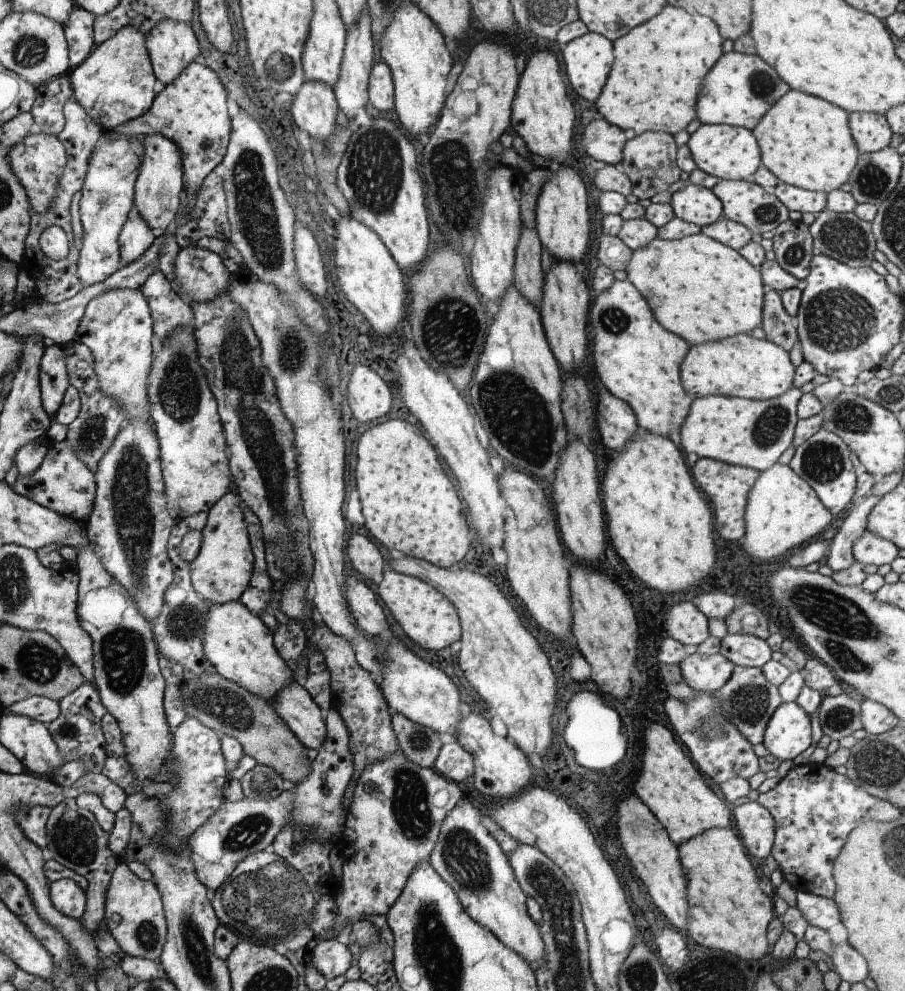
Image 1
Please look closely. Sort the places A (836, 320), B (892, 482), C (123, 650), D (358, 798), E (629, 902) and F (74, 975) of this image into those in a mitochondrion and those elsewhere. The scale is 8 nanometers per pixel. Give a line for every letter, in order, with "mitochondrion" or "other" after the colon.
A: mitochondrion
B: other
C: mitochondrion
D: other
E: other
F: mitochondrion

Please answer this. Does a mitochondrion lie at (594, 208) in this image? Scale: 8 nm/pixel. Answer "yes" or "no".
no

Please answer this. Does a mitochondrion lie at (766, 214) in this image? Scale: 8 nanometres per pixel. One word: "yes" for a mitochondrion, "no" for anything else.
yes

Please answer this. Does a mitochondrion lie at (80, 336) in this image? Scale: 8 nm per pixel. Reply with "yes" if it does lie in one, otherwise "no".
no

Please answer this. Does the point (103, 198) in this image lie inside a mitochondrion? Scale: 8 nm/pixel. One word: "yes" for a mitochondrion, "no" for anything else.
yes

